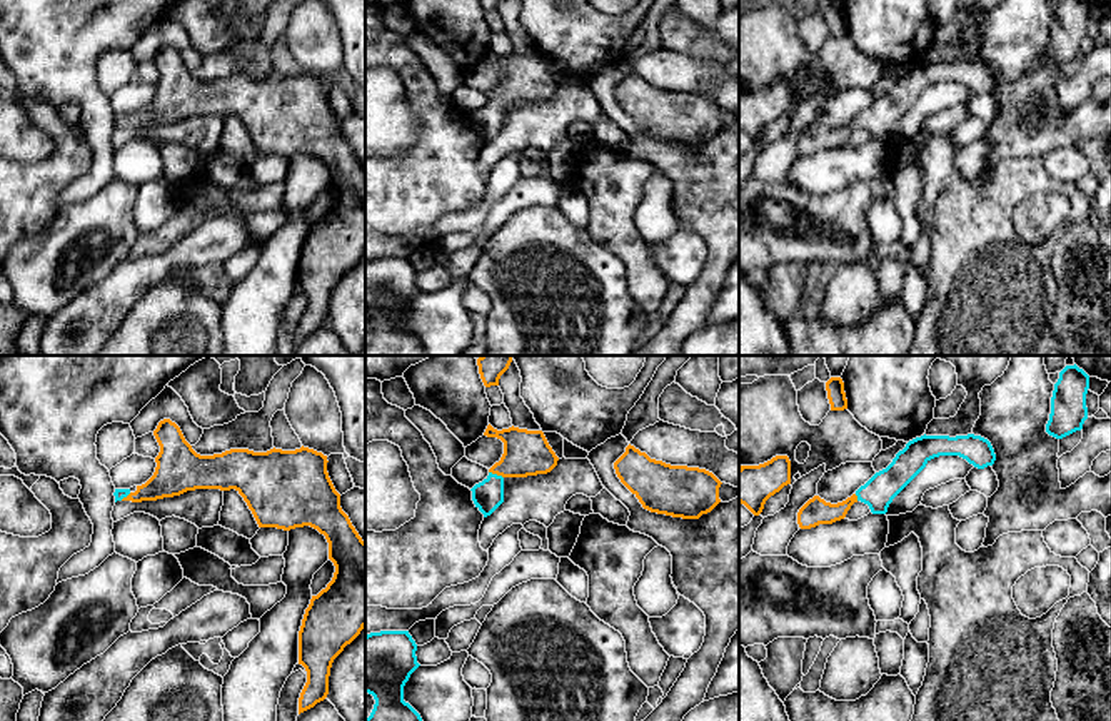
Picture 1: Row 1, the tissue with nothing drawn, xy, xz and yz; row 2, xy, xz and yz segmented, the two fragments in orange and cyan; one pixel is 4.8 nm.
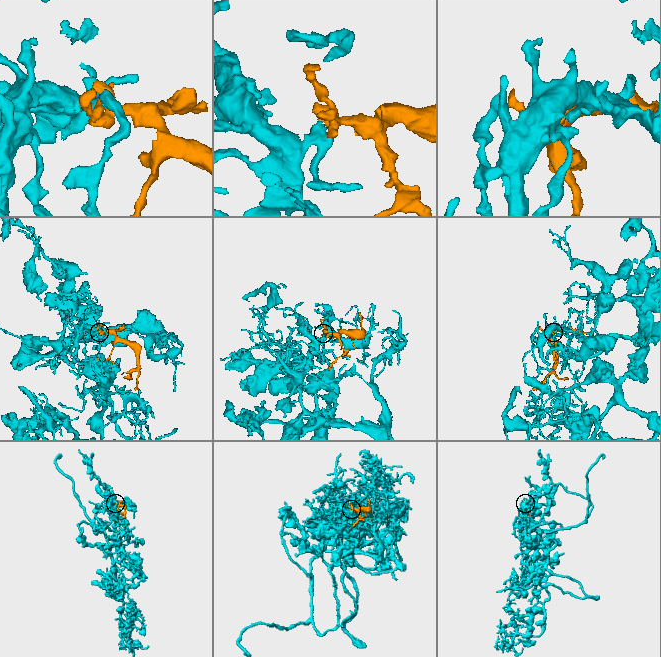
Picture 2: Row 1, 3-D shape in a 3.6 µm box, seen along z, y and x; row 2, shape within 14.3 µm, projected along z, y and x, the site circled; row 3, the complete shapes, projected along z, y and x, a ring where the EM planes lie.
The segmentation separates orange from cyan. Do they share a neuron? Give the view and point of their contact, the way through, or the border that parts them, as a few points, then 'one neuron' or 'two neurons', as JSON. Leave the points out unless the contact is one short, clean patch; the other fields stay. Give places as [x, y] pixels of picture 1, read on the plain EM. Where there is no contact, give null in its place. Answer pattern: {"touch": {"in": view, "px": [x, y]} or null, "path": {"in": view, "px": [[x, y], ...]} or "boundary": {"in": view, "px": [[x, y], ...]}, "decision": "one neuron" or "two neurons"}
{"touch": {"in": "xz", "px": [496, 99]}, "path": {"in": "xz", "px": [[526, 79], [496, 99], [487, 122]]}, "decision": "one neuron"}

